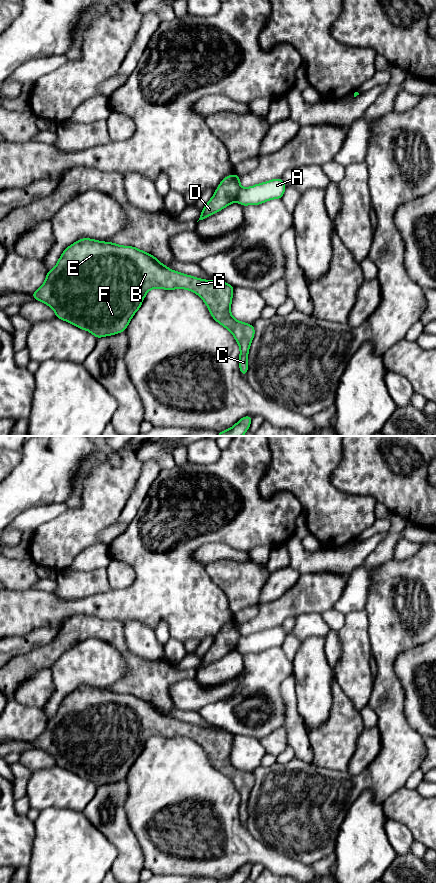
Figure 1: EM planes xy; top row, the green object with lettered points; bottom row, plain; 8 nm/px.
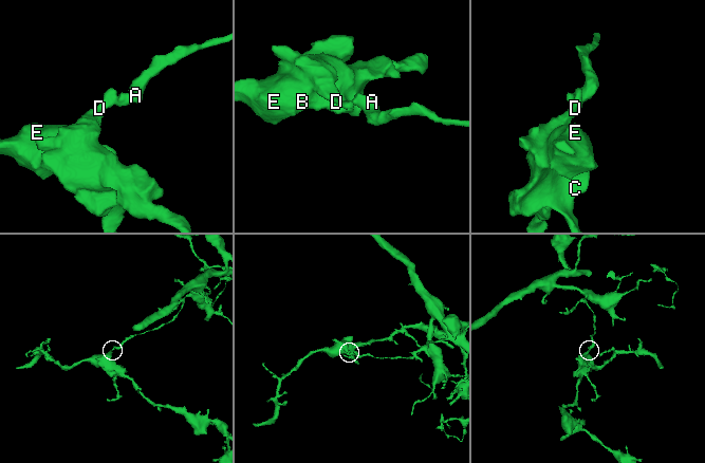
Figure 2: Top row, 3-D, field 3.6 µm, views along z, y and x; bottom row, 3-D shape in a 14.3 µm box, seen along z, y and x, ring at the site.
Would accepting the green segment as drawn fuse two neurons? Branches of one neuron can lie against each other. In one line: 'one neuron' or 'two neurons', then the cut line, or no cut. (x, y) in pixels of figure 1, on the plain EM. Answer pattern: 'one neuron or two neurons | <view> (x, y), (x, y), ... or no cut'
two neurons | xy (241, 636), (235, 648)

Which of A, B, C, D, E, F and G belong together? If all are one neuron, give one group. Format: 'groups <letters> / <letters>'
groups A / B C D E F G

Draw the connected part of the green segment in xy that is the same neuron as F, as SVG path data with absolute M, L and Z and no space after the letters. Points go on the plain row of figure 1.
M82 686L63 699L57 713L47 720L43 733L30 743L52 756L56 766L87 778L98 787L124 780L147 740L154 736L187 737L200 744L213 767L229 778L237 789L240 795L239 816L242 824L246 825L247 805L255 776L232 764L230 756L234 735L221 728L204 728L173 719L138 696Z

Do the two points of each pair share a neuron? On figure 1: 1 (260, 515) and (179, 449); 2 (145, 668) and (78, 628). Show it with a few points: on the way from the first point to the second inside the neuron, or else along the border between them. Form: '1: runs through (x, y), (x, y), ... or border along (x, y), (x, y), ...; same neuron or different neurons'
1: border along (187, 461), (176, 465); different neurons
2: runs through (128, 656), (105, 630), (95, 628); same neuron

